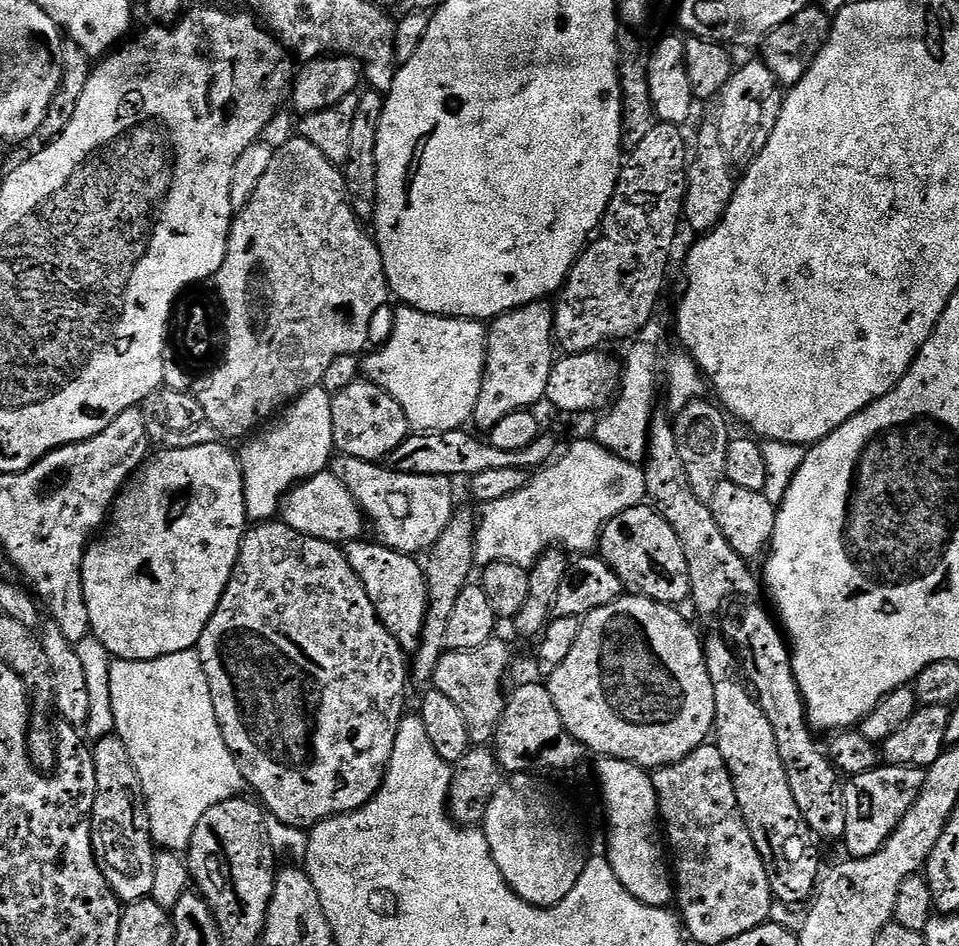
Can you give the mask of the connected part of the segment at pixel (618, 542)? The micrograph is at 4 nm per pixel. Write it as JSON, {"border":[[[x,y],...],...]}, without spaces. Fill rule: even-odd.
{"border":[[[643,503],[637,508],[622,510],[622,514],[614,517],[604,529],[598,555],[615,570],[625,589],[635,590],[659,604],[684,606],[682,604],[689,603],[692,579],[686,550],[678,534],[674,534],[674,526],[670,526],[655,507]]]}

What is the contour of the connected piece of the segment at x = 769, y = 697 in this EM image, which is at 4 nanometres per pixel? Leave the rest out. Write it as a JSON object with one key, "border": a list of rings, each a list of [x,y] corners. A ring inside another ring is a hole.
{"border":[[[752,604],[745,608],[732,640],[738,649],[739,659],[743,662],[742,670],[745,679],[759,705],[762,706],[766,718],[770,718],[770,726],[774,726],[774,739],[778,741],[778,754],[782,757],[782,766],[786,766],[786,778],[790,778],[790,790],[794,793],[794,802],[798,802],[798,810],[802,810],[806,822],[821,841],[839,841],[846,830],[845,781],[841,773],[837,772],[831,756],[828,755],[822,744],[812,737],[814,729],[808,722],[808,709],[804,707],[800,686],[793,672],[791,649],[781,627],[770,612],[768,614],[762,607]]]}

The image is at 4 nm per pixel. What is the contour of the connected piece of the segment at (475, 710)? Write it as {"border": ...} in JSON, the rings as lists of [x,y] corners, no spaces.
{"border":[[[501,638],[488,640],[477,648],[445,651],[431,678],[435,691],[446,694],[462,710],[466,726],[470,726],[473,745],[488,746],[496,739],[502,714],[508,705],[512,680],[512,648]]]}

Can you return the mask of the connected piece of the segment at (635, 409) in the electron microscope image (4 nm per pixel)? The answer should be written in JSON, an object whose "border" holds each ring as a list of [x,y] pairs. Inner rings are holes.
{"border":[[[638,342],[629,348],[622,366],[620,390],[596,426],[594,438],[598,444],[632,463],[641,463],[647,457],[648,436],[656,416],[653,412],[656,392],[663,374],[664,361],[658,347],[650,342]]]}

